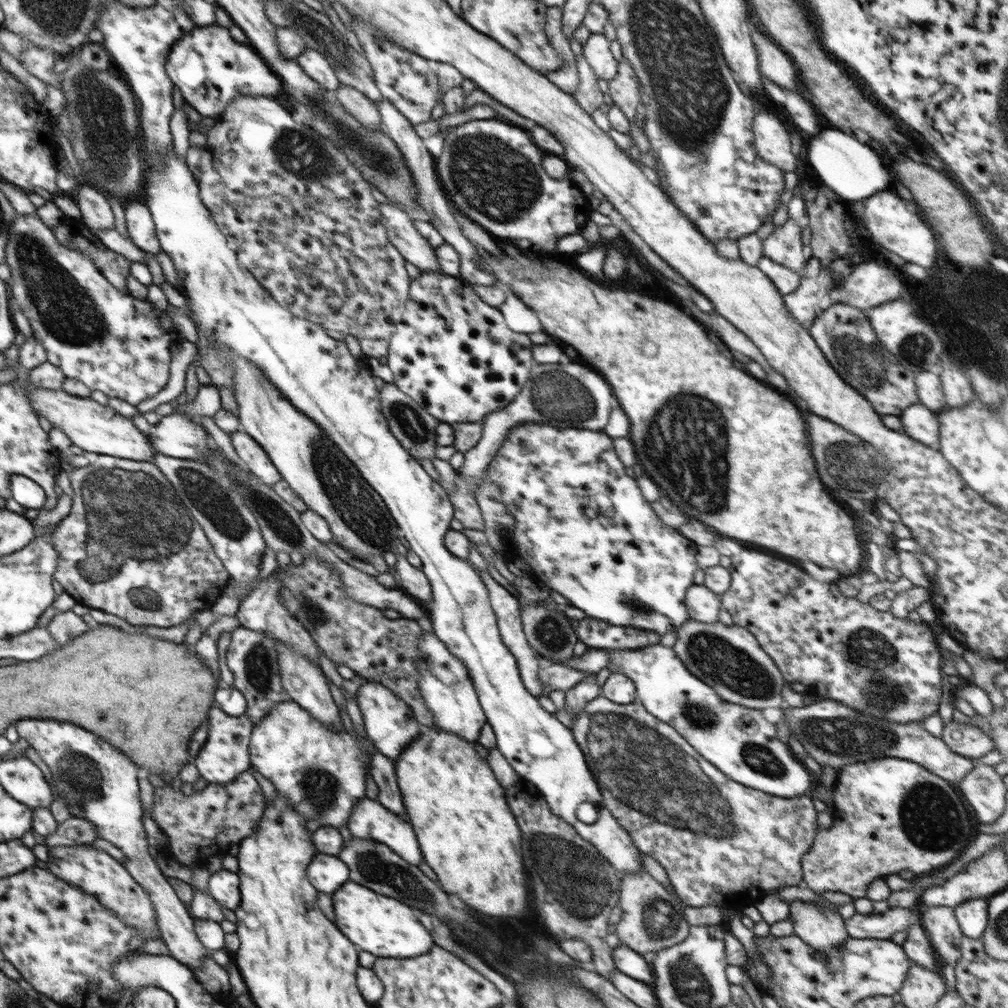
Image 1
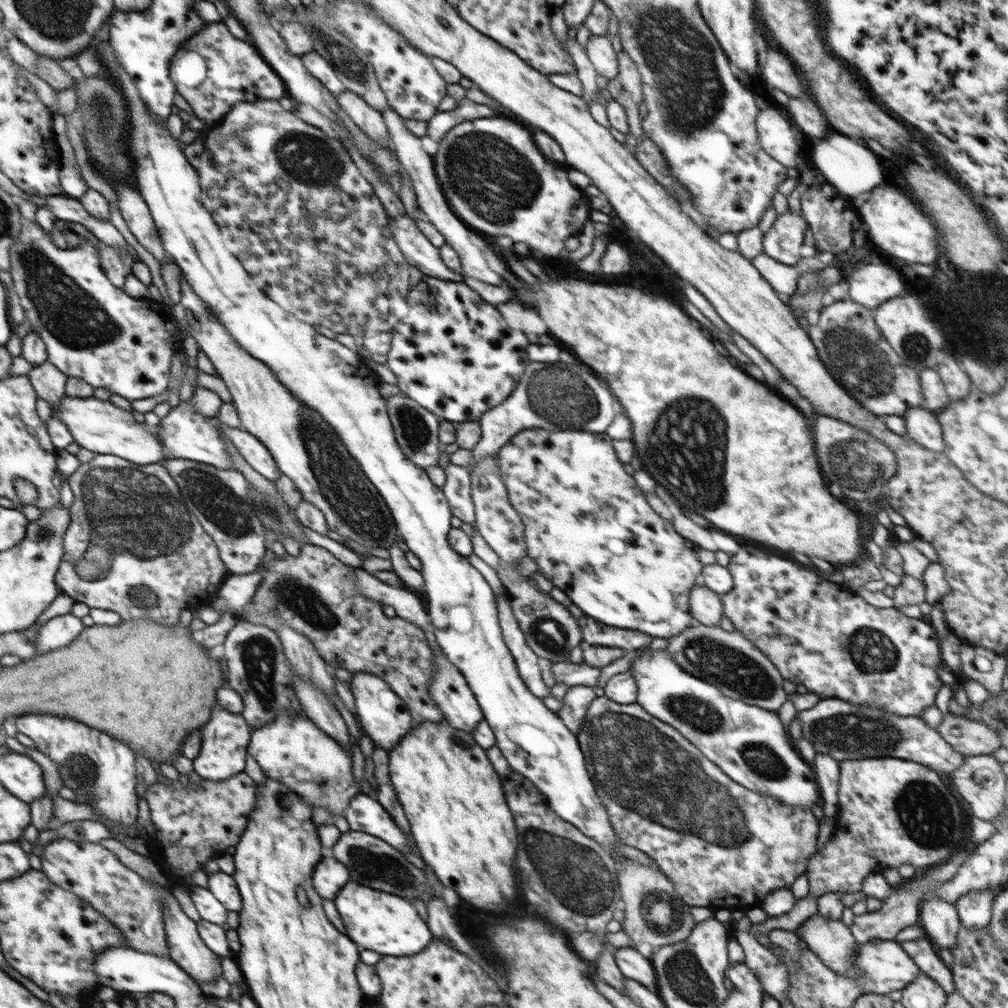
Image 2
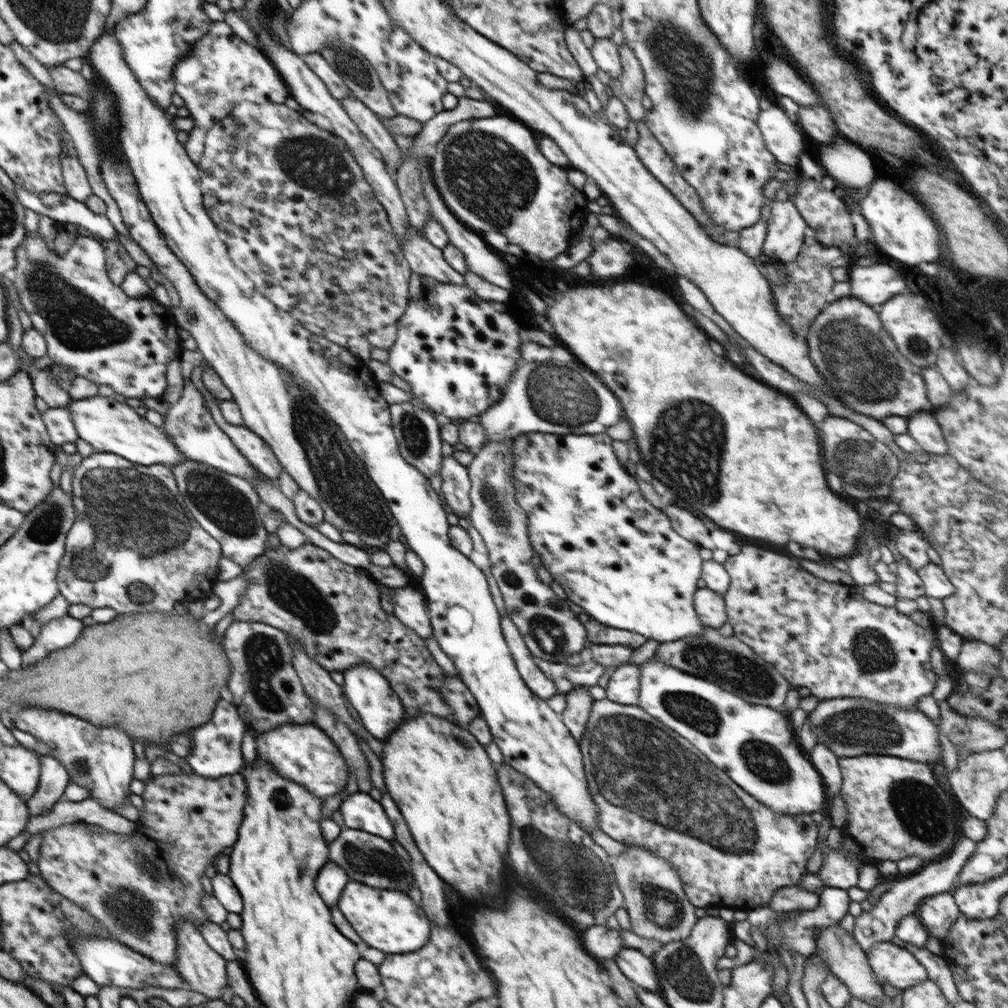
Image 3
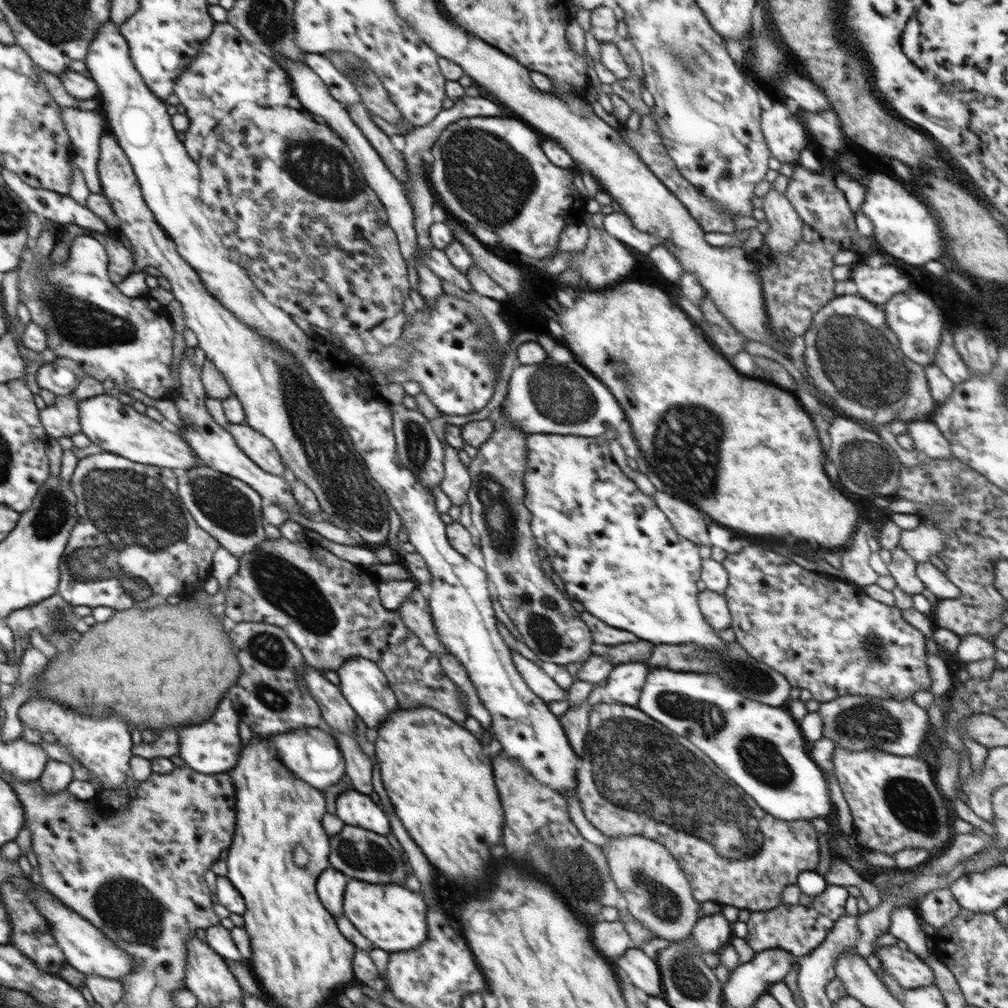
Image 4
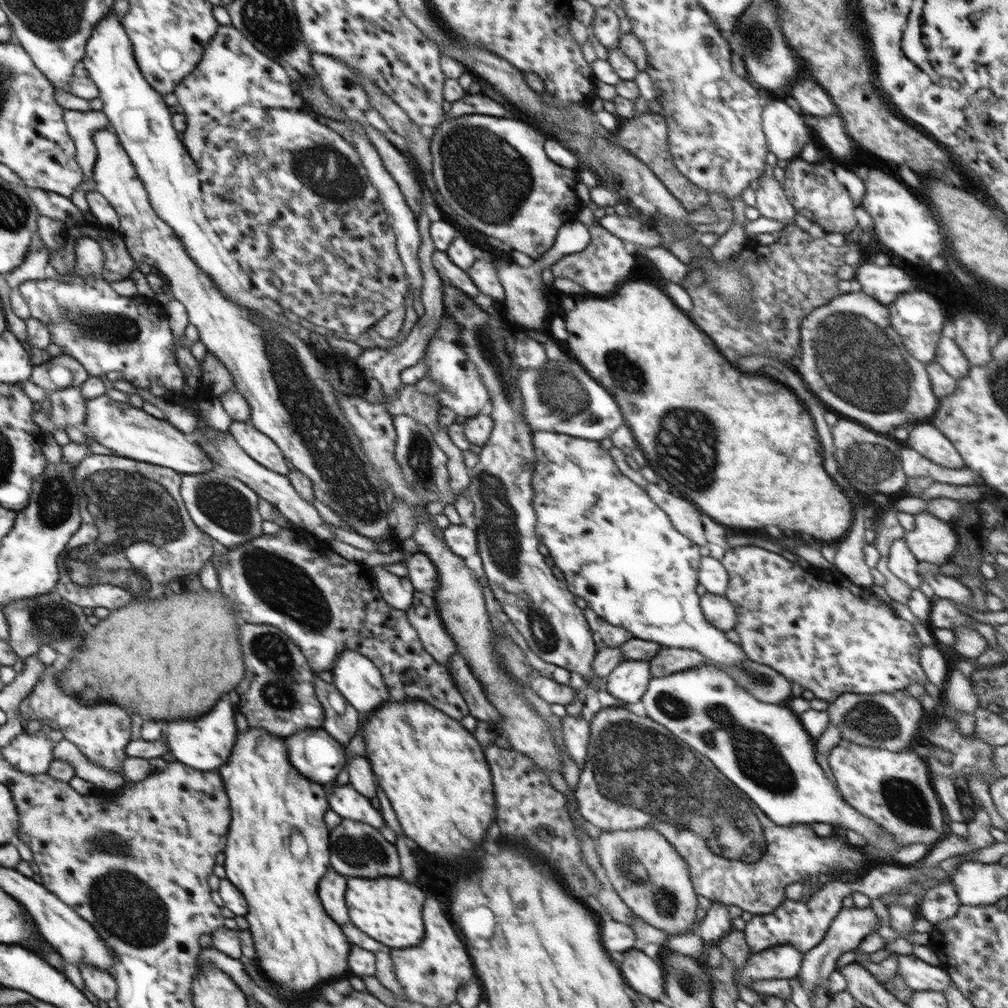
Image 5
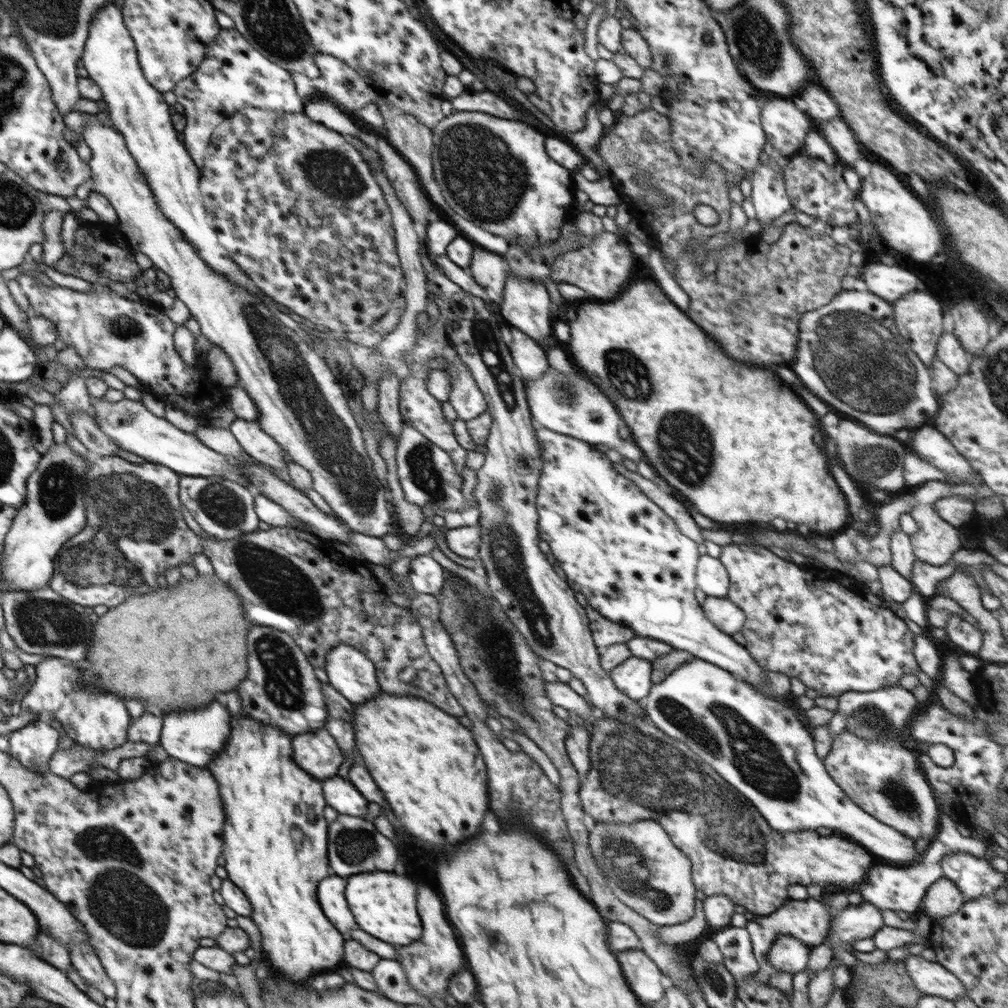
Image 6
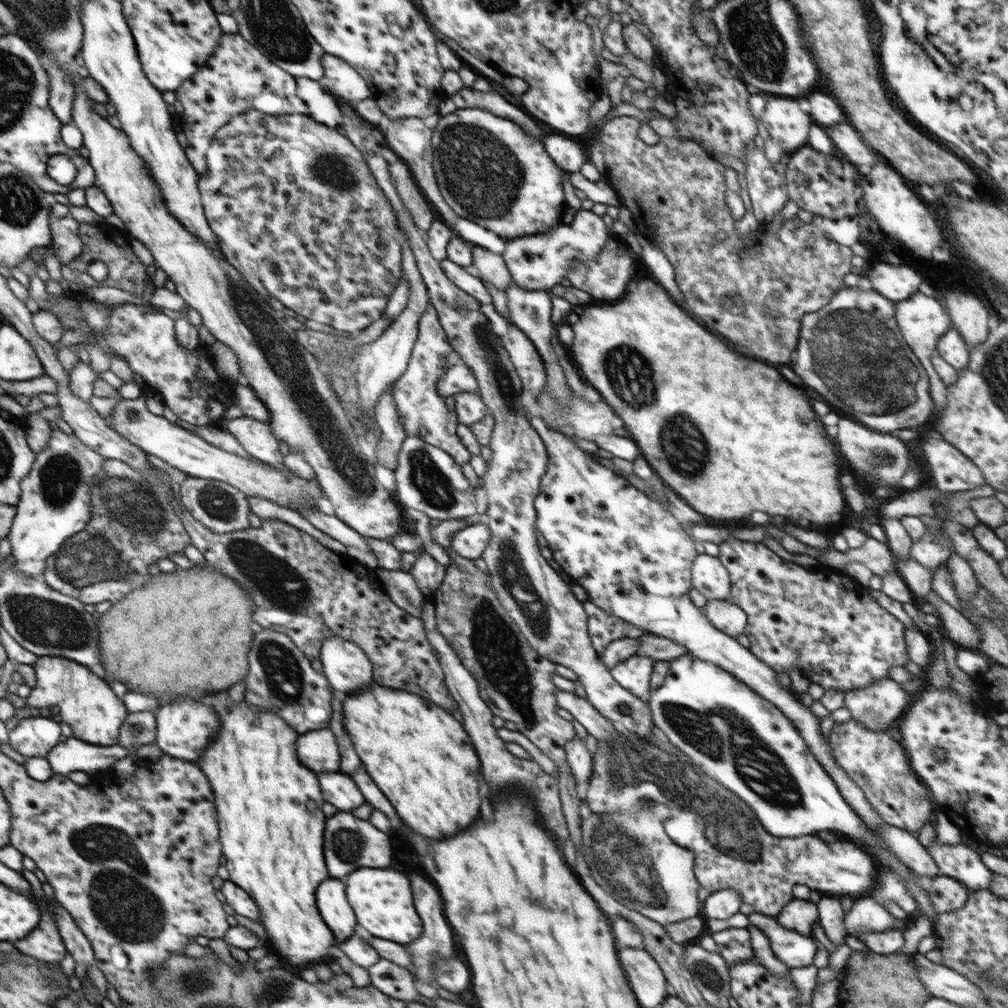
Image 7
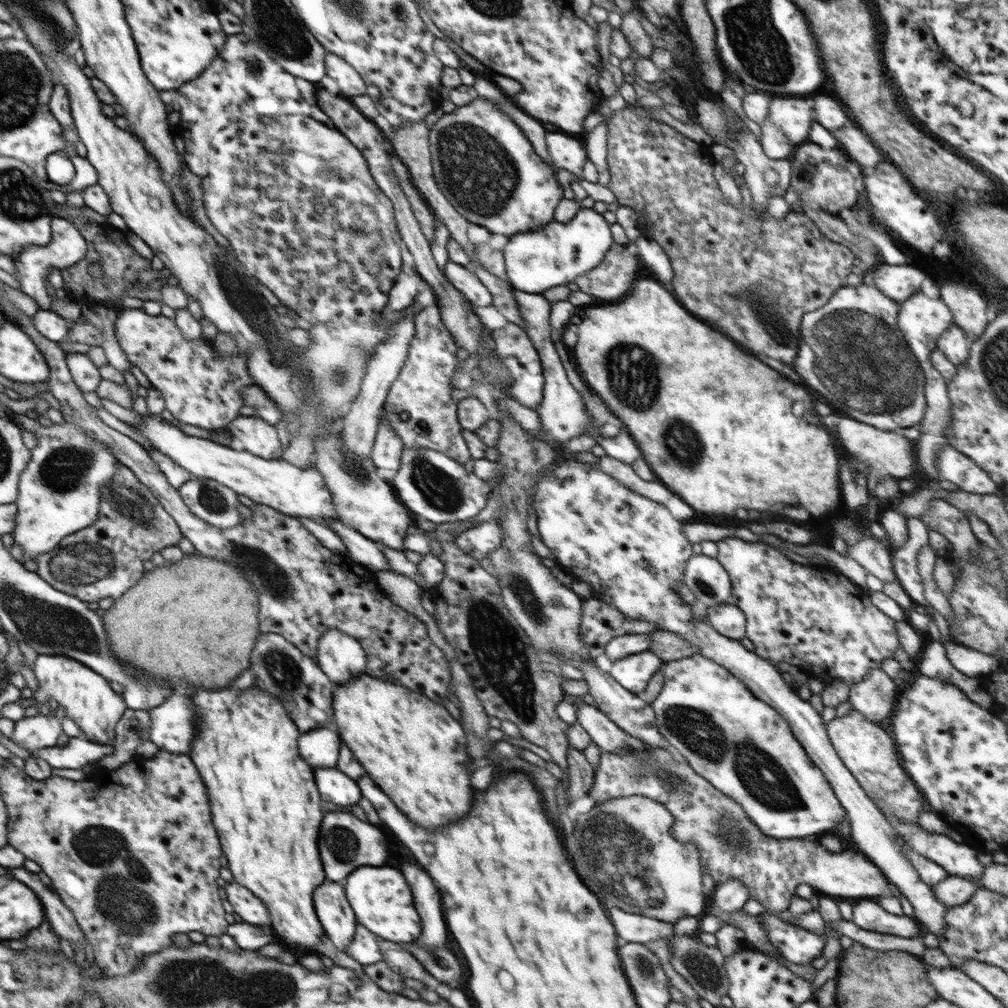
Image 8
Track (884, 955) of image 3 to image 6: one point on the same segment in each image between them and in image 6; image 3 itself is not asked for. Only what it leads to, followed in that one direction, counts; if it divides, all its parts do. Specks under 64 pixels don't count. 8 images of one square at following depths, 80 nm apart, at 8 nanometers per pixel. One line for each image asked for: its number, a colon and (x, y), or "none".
4: (910, 971)
5: (918, 975)
6: (931, 978)

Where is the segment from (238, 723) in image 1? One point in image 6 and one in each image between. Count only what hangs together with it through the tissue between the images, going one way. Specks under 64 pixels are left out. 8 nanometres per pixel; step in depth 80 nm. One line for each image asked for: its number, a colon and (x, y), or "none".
2: (224, 740)
3: (216, 747)
4: (214, 747)
5: (206, 744)
6: (197, 737)

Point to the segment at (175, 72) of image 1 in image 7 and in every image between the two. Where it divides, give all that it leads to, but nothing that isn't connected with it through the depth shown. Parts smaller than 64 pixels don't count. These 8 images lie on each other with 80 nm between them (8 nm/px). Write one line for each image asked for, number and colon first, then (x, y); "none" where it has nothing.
2: (213, 70)
3: (222, 70)
4: (228, 69)
5: (232, 72)
6: (233, 75)
7: (237, 77)

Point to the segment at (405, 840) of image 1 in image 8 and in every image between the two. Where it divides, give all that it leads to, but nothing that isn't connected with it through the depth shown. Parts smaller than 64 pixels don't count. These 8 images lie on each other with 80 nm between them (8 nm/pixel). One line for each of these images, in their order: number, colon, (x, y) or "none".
2: (364, 814)
3: (360, 812)
4: (354, 808)
5: (345, 801)
6: (341, 794)
7: (339, 789)
8: (335, 786)

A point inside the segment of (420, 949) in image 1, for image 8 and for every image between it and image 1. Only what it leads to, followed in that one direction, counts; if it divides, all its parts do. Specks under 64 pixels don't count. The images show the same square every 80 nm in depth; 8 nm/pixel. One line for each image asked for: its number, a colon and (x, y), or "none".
2: (390, 925)
3: (388, 920)
4: (394, 919)
5: (387, 909)
6: (384, 905)
7: (382, 900)
8: (382, 900)

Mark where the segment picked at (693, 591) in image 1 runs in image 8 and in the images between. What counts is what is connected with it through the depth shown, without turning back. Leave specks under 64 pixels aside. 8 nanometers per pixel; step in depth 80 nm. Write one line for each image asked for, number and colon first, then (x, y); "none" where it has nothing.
2: (706, 607)
3: (709, 605)
4: (713, 606)
5: (717, 609)
6: (728, 617)
7: (723, 614)
8: (729, 620)

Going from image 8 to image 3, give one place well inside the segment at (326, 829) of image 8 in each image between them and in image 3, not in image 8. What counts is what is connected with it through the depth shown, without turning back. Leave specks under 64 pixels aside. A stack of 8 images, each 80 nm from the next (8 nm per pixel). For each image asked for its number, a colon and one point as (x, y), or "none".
3: (367, 858)
4: (359, 853)
5: (359, 850)
6: (354, 845)
7: (350, 843)

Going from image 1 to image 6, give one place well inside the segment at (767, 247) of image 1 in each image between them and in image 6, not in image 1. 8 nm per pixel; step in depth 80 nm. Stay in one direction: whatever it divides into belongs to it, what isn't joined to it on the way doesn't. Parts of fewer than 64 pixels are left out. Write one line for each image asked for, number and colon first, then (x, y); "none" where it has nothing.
2: (782, 242)
3: (785, 227)
4: (785, 231)
5: (771, 200)
6: (769, 196)

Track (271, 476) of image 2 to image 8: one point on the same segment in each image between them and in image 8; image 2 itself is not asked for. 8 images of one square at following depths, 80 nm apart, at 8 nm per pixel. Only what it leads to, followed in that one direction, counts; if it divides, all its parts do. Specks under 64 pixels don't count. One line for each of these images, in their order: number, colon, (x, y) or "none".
3: (258, 452)
4: (256, 446)
5: (261, 448)
6: (261, 446)
7: (256, 437)
8: (258, 437)

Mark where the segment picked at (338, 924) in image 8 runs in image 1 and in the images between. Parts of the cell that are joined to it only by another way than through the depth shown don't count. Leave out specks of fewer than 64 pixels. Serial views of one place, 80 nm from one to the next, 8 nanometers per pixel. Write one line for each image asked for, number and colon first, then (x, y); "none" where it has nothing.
1: (326, 873)
2: (330, 875)
3: (331, 879)
4: (331, 884)
5: (332, 886)
6: (330, 891)
7: (332, 904)

